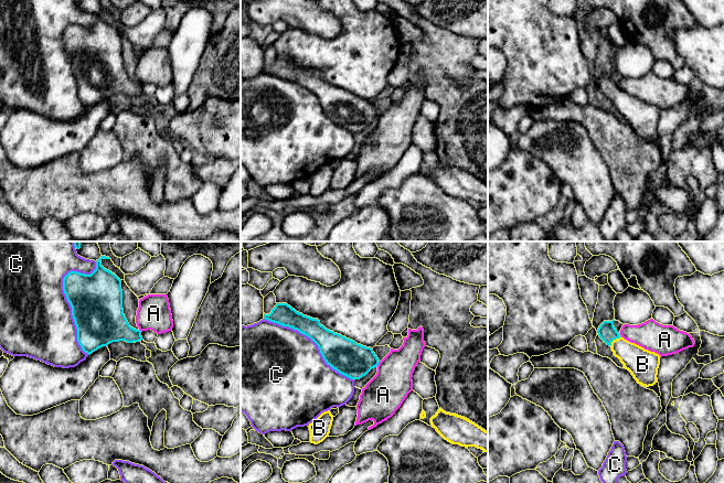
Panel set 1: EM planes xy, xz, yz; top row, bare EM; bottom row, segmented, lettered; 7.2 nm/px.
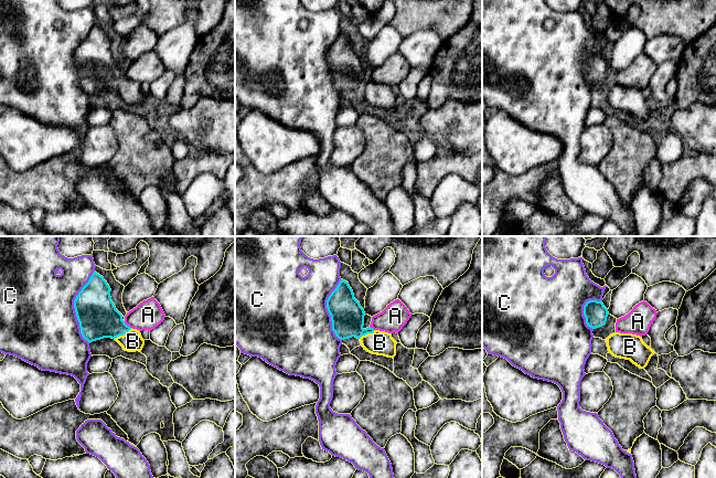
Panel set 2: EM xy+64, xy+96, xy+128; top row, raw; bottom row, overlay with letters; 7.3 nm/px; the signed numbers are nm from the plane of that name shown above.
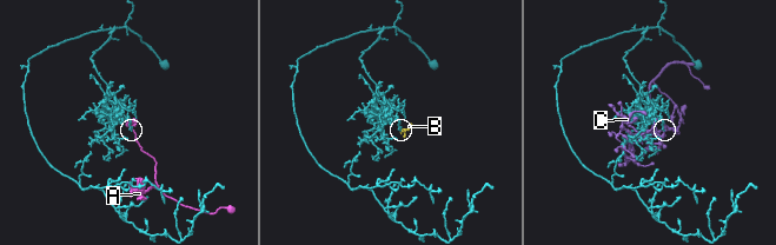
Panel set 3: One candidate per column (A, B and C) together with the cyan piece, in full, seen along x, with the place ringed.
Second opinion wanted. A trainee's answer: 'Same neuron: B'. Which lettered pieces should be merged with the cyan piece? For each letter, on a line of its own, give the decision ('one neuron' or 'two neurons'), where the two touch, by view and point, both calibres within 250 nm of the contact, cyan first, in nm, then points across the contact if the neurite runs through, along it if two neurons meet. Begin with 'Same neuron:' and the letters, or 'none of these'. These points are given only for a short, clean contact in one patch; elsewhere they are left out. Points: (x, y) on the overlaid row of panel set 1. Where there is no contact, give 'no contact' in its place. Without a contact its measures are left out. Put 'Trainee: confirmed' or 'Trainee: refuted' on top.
Trainee: confirmed
Same neuron: B
A: two neurons | xz (378, 364) | 260/300 nm | along xz (380, 362), (376, 365)
B: one neuron | yz (614, 339) | 130/200 nm | across yz (606, 331), (614, 339), (639, 362)
C: two neurons | xy (66, 298) | 380/500 nm

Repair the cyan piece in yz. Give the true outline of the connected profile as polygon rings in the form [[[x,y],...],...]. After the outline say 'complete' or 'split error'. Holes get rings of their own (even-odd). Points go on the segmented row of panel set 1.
[[[604,321],[599,325],[597,330],[599,337],[611,347],[614,355],[620,359],[638,384],[653,386],[658,380],[661,356],[621,337],[614,326],[614,321]]] | split error

